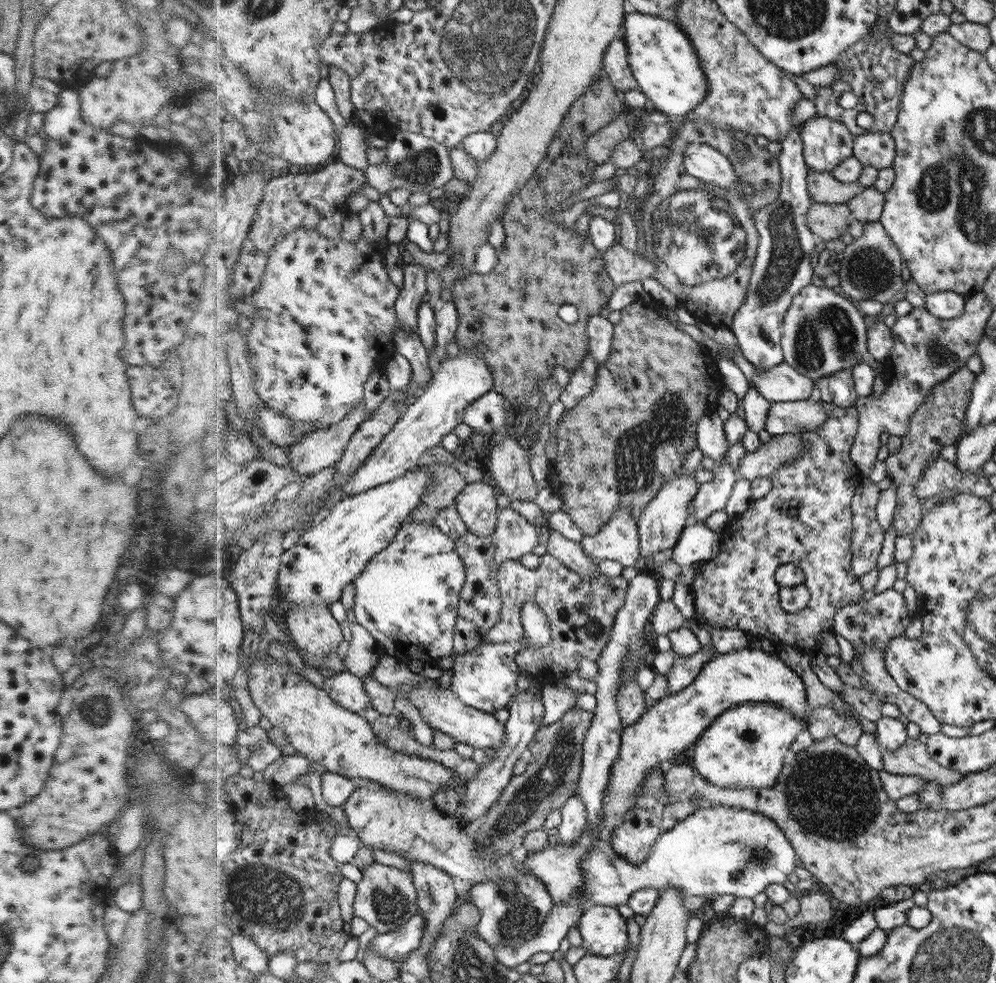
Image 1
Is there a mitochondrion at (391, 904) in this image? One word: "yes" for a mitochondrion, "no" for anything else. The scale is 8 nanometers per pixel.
yes

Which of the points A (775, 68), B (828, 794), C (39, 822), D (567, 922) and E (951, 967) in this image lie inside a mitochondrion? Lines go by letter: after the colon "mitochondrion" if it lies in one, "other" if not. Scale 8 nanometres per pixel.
A: other
B: mitochondrion
C: mitochondrion
D: other
E: mitochondrion

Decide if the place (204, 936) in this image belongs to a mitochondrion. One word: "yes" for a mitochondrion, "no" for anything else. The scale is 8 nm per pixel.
no

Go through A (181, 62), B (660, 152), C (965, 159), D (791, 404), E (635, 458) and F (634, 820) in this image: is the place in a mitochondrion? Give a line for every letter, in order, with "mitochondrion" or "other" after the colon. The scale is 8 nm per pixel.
A: other
B: other
C: mitochondrion
D: other
E: mitochondrion
F: other

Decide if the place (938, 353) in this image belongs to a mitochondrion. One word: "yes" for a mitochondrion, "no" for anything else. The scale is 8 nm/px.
yes

